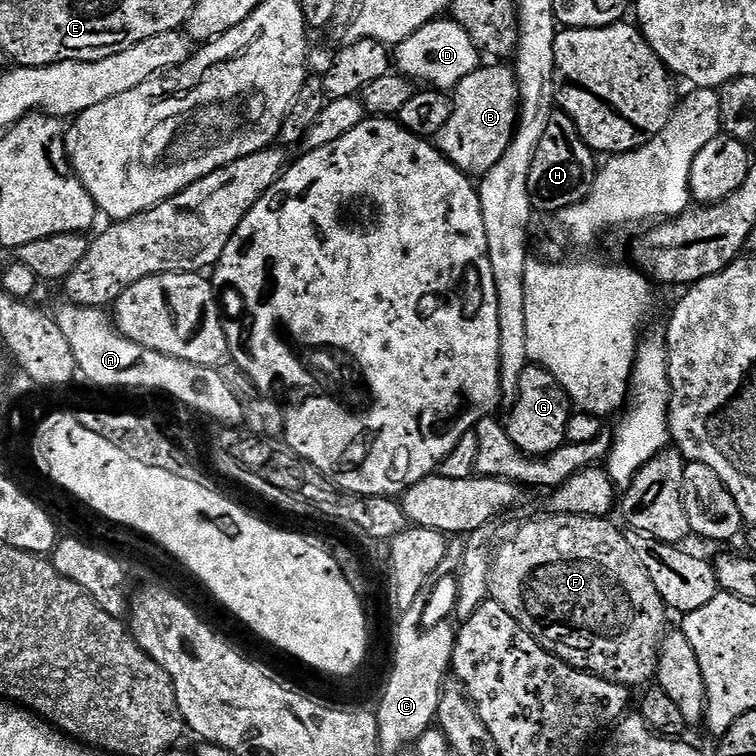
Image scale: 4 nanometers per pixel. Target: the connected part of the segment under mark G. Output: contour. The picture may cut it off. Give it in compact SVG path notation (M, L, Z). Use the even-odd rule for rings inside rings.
M529 363L528 368L522 370L522 382L511 408L512 413L506 419L510 442L514 442L514 446L527 456L547 457L566 443L566 422L570 422L574 405L550 370Z

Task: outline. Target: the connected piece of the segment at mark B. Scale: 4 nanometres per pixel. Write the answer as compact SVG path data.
M481 66L470 73L462 82L457 84L452 96L452 113L450 122L442 126L440 135L435 137L434 143L441 154L449 160L455 168L460 168L472 178L483 178L491 168L498 166L502 154L512 142L516 133L518 117L520 115L520 88L516 85L516 73L511 67L487 68Z

